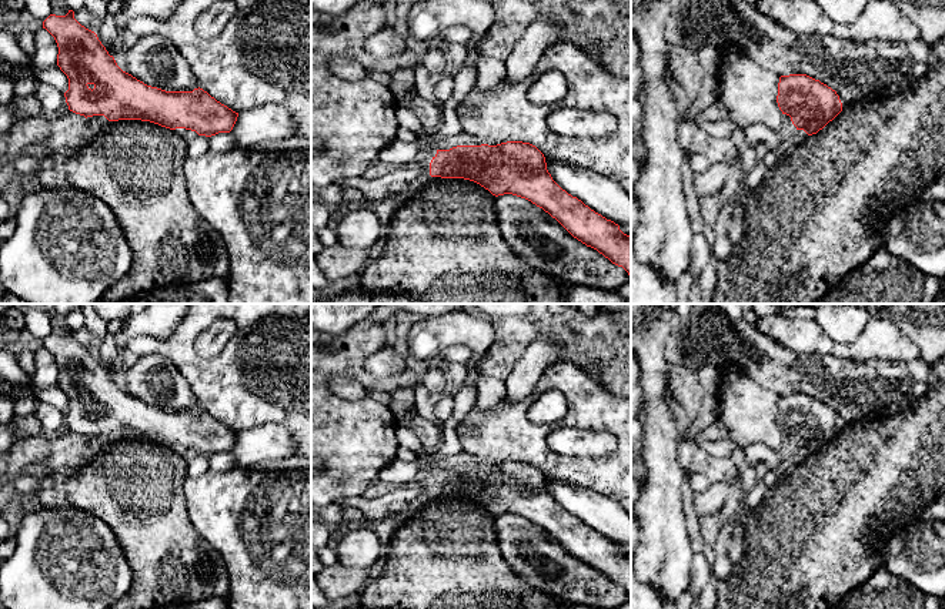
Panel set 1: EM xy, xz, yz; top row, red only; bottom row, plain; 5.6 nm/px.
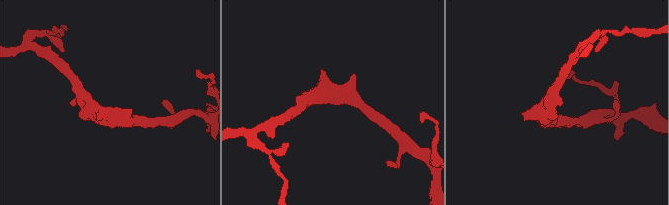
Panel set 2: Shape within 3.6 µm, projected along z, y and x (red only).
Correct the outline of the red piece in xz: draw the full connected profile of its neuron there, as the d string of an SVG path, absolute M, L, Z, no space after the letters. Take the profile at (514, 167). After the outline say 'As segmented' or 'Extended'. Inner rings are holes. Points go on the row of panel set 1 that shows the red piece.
M507 141L497 145L457 145L450 150L437 150L430 163L430 175L470 180L495 197L512 194L531 201L555 218L574 238L597 250L612 264L622 267L631 278L631 237L624 234L618 224L607 220L562 190L552 180L544 154L535 145L522 141Z. As segmented

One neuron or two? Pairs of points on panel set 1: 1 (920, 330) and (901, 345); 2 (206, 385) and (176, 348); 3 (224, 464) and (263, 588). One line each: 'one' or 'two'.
1: two
2: one
3: two

